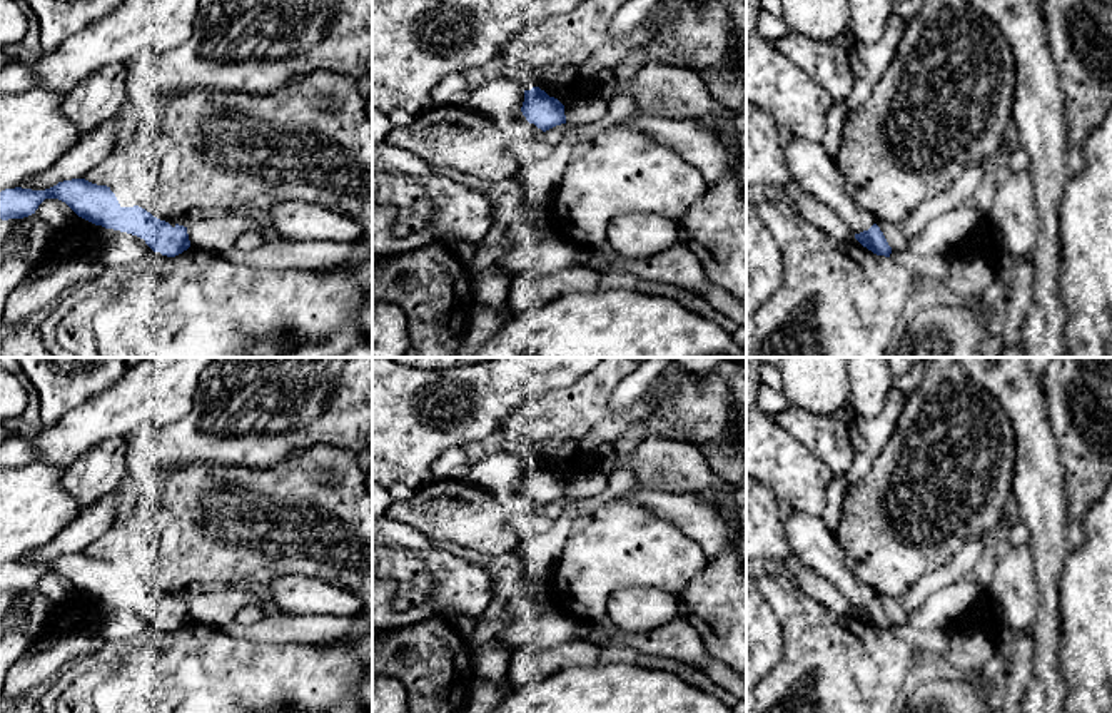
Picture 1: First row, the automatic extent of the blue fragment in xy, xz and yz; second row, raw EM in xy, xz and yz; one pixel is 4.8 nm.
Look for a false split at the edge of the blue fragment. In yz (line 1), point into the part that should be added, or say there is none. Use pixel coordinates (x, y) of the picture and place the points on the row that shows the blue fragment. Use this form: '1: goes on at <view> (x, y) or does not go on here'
1: does not go on here

